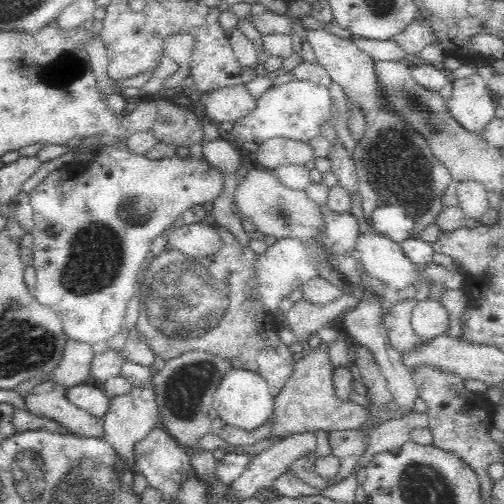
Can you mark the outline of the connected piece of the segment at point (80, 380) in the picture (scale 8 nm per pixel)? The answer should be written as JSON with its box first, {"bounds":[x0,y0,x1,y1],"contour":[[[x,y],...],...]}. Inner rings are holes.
{"bounds":[49,338,95,387],"contour":[[[65,338],[66,348],[59,366],[49,373],[49,381],[67,385],[68,387],[92,383],[91,364],[95,357],[91,344]]]}

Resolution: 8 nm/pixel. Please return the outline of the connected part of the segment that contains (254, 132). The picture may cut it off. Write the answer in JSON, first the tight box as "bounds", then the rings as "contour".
{"bounds":[229,78,335,146],"contour":[[[293,78],[281,86],[268,88],[256,101],[255,110],[233,123],[229,132],[239,146],[244,142],[260,144],[269,138],[282,137],[300,142],[310,142],[312,138],[321,135],[320,125],[323,122],[334,124],[335,109],[332,106],[329,88]]]}

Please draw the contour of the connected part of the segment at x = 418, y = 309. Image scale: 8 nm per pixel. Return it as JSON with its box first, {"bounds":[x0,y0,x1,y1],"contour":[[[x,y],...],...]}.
{"bounds":[411,294,448,340],"contour":[[[421,294],[412,308],[411,325],[416,334],[426,340],[444,335],[448,330],[448,311],[440,301]]]}

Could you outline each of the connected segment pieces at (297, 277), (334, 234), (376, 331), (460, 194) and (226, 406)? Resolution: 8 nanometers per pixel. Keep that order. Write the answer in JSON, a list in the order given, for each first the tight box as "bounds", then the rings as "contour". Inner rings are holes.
[{"bounds":[254,239,317,313],"contour":[[[276,239],[276,242],[258,257],[258,288],[254,289],[258,289],[258,299],[272,313],[278,310],[279,302],[284,296],[289,296],[294,290],[300,289],[307,280],[317,277],[316,267],[309,262],[308,251],[304,250],[296,239]]]},{"bounds":[322,211,361,251],"contour":[[[330,211],[324,215],[327,233],[322,236],[326,247],[332,251],[353,251],[356,238],[361,234],[359,224],[355,216],[348,212],[336,214]]]},{"bounds":[341,300,417,417],"contour":[[[359,300],[359,303],[353,308],[344,313],[341,317],[345,331],[349,338],[359,345],[370,348],[373,352],[376,364],[387,380],[388,390],[393,396],[394,402],[398,405],[398,410],[403,414],[402,417],[408,416],[410,412],[414,412],[414,401],[417,398],[417,386],[413,381],[412,373],[409,368],[406,368],[401,361],[400,351],[396,351],[390,343],[388,333],[386,332],[385,322],[382,319],[382,300],[380,302],[365,302]]]},{"bounds":[453,180,489,220],"contour":[[[475,180],[453,183],[457,188],[458,206],[462,209],[464,219],[480,220],[489,208],[487,190]]]},{"bounds":[211,367,274,432],"contour":[[[236,367],[224,374],[211,401],[211,406],[218,411],[218,417],[225,425],[248,432],[254,432],[268,422],[268,417],[273,414],[273,404],[274,396],[262,376]]]}]

